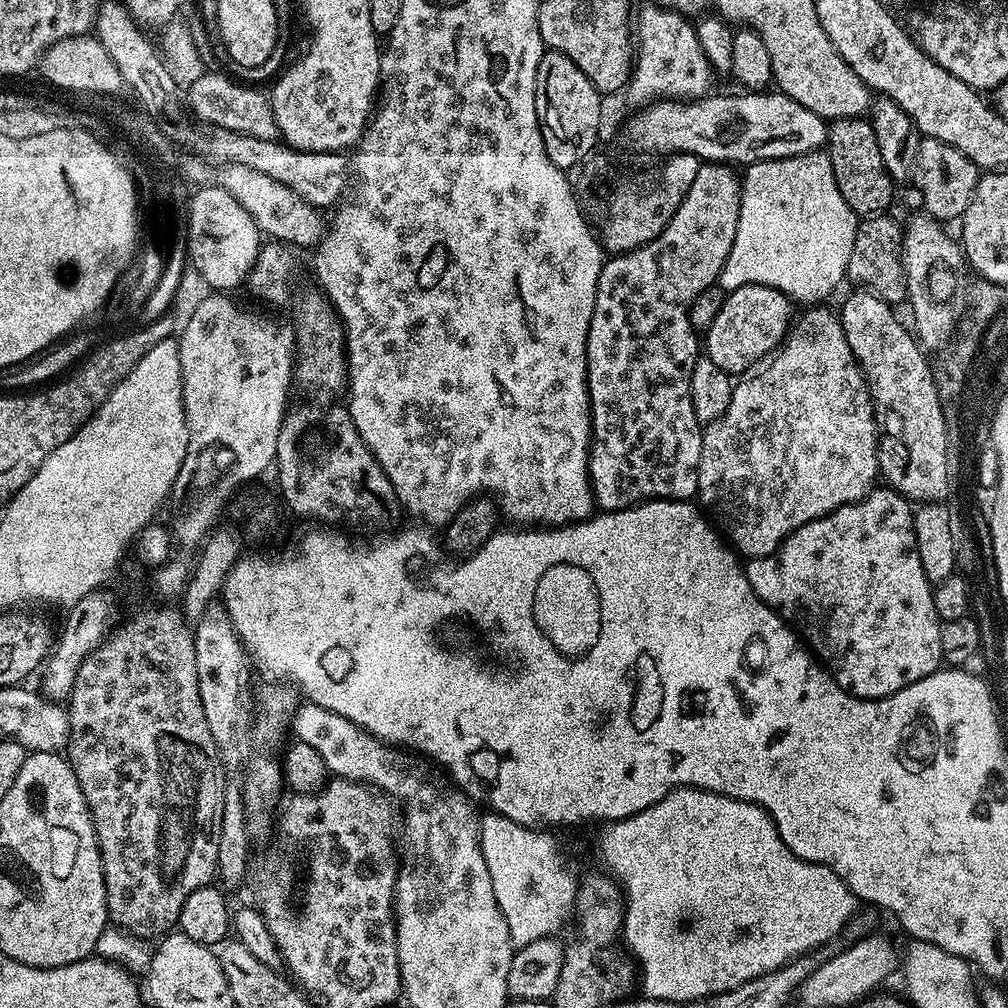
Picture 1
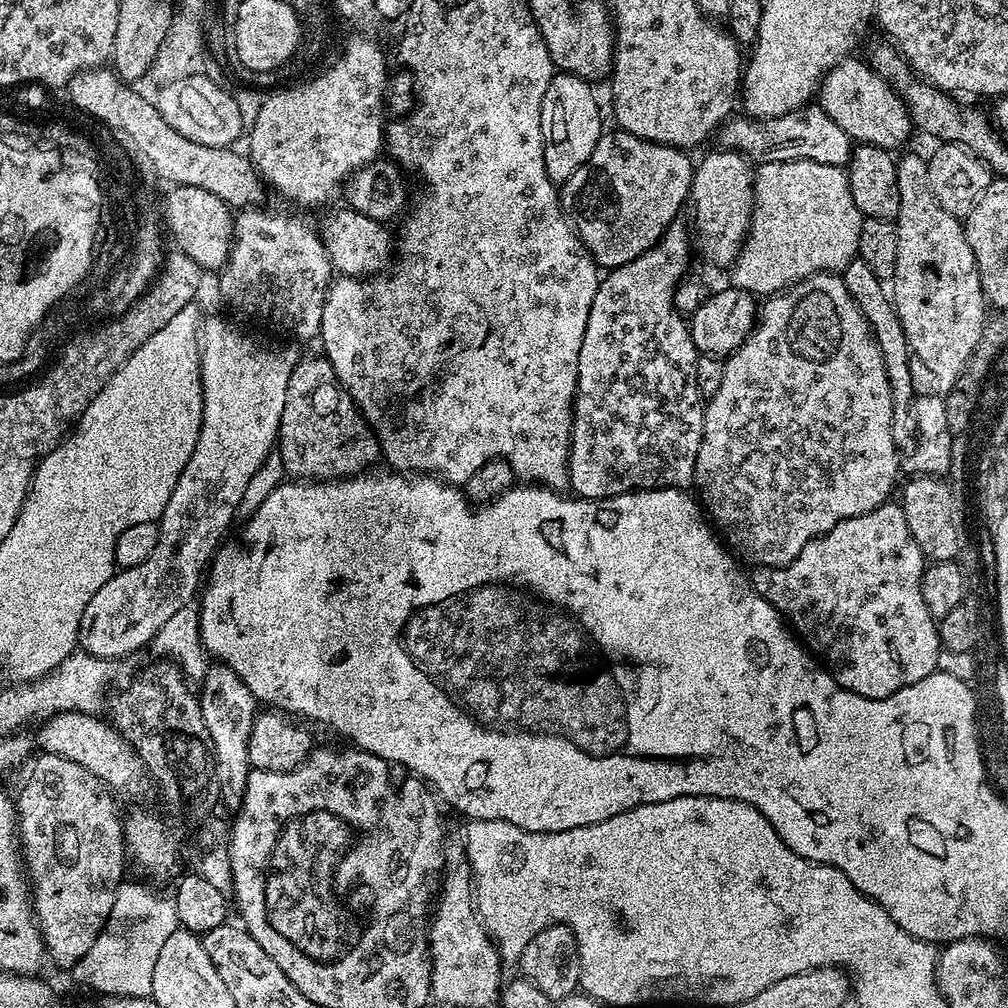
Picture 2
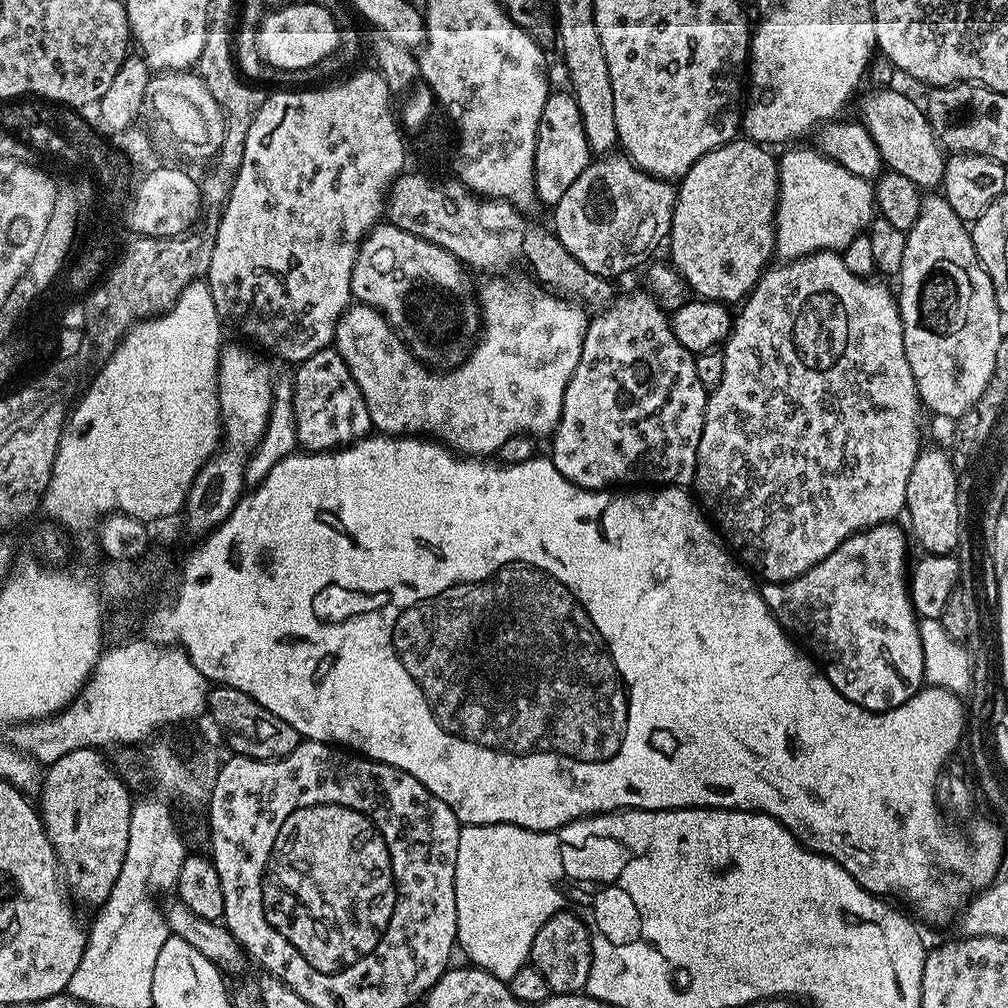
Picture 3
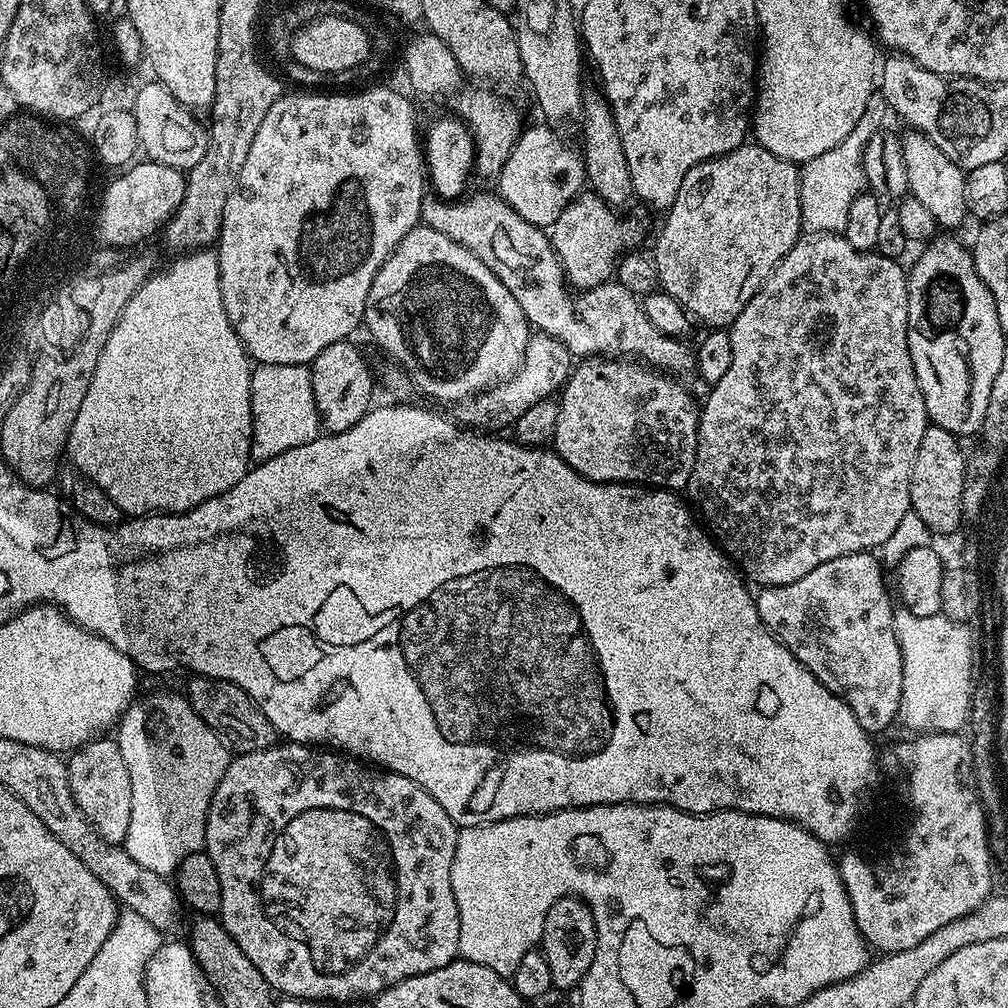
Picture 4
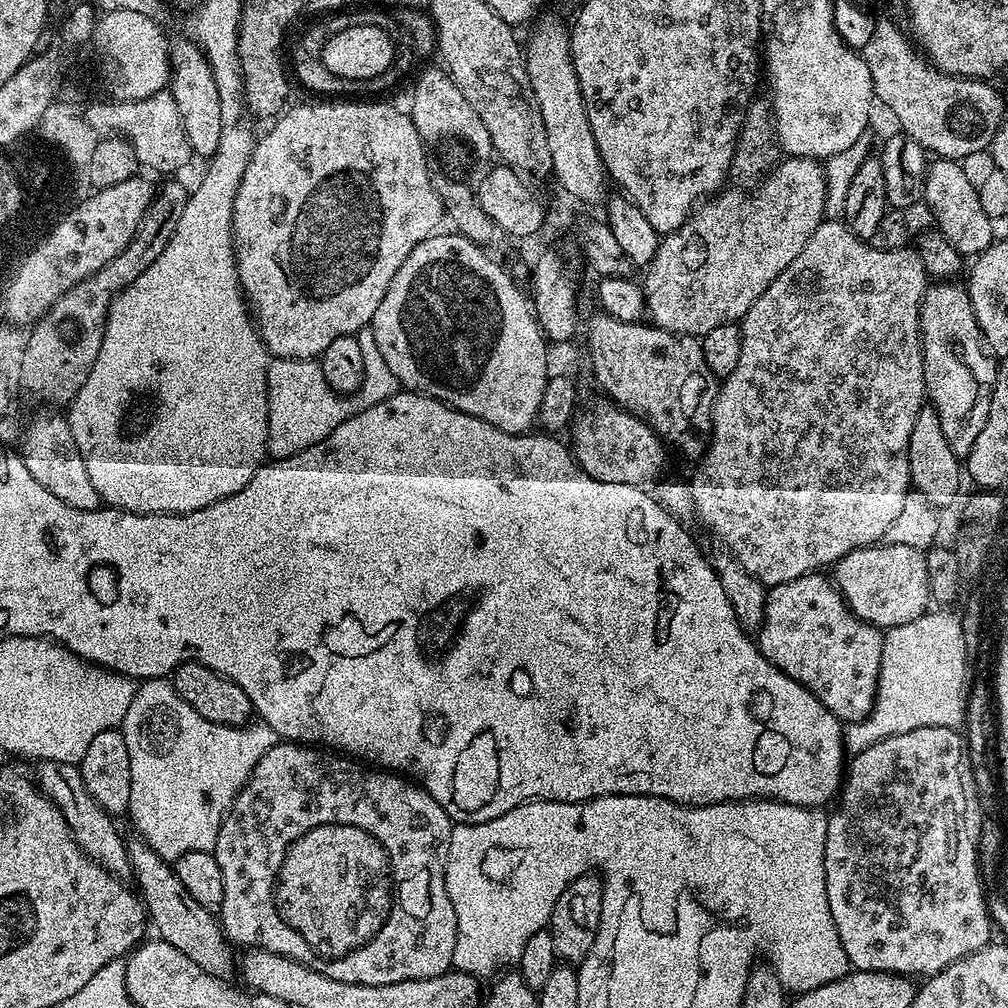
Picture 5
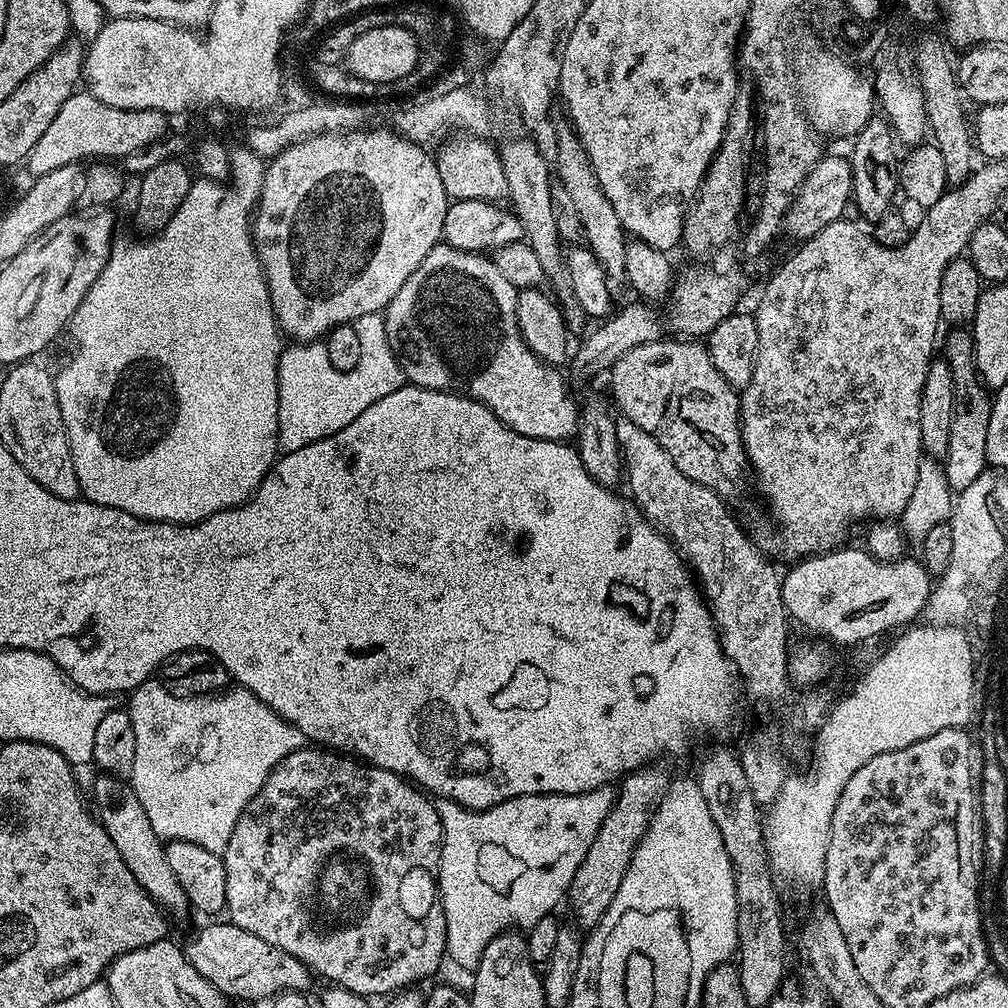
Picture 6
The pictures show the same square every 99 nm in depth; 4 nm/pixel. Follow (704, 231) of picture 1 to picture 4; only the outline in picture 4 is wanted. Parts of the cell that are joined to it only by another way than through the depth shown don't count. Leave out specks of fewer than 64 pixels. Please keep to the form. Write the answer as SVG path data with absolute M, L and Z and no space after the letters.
M593 356L579 361L572 369L572 375L564 383L562 391L558 396L557 428L553 432L551 443L554 451L560 456L566 466L570 466L580 476L594 481L596 484L634 484L637 486L651 486L653 488L667 488L669 490L684 490L688 487L688 479L694 470L694 458L696 457L696 443L698 442L698 426L700 425L700 414L698 411L698 400L688 393L684 384L679 384L677 377L665 374L651 366L645 366L632 358L605 358L604 356Z

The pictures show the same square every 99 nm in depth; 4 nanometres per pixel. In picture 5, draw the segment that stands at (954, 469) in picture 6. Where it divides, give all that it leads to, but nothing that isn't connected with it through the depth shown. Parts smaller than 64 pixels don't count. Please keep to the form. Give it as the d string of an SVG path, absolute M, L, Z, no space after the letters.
M936 282L925 291L920 302L920 342L924 349L927 399L942 422L950 450L964 458L974 446L974 438L978 438L982 426L986 426L998 364L986 351L967 291L952 283L956 282Z

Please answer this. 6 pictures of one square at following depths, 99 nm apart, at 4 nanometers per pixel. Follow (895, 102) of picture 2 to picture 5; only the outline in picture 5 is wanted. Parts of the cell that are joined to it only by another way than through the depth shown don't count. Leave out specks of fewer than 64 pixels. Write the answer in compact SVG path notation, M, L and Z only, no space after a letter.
M936 158L928 165L928 177L924 179L925 205L932 207L932 216L936 219L935 227L949 240L964 258L975 258L988 249L994 242L992 228L994 222L982 210L980 193L977 185L964 173L963 163Z

